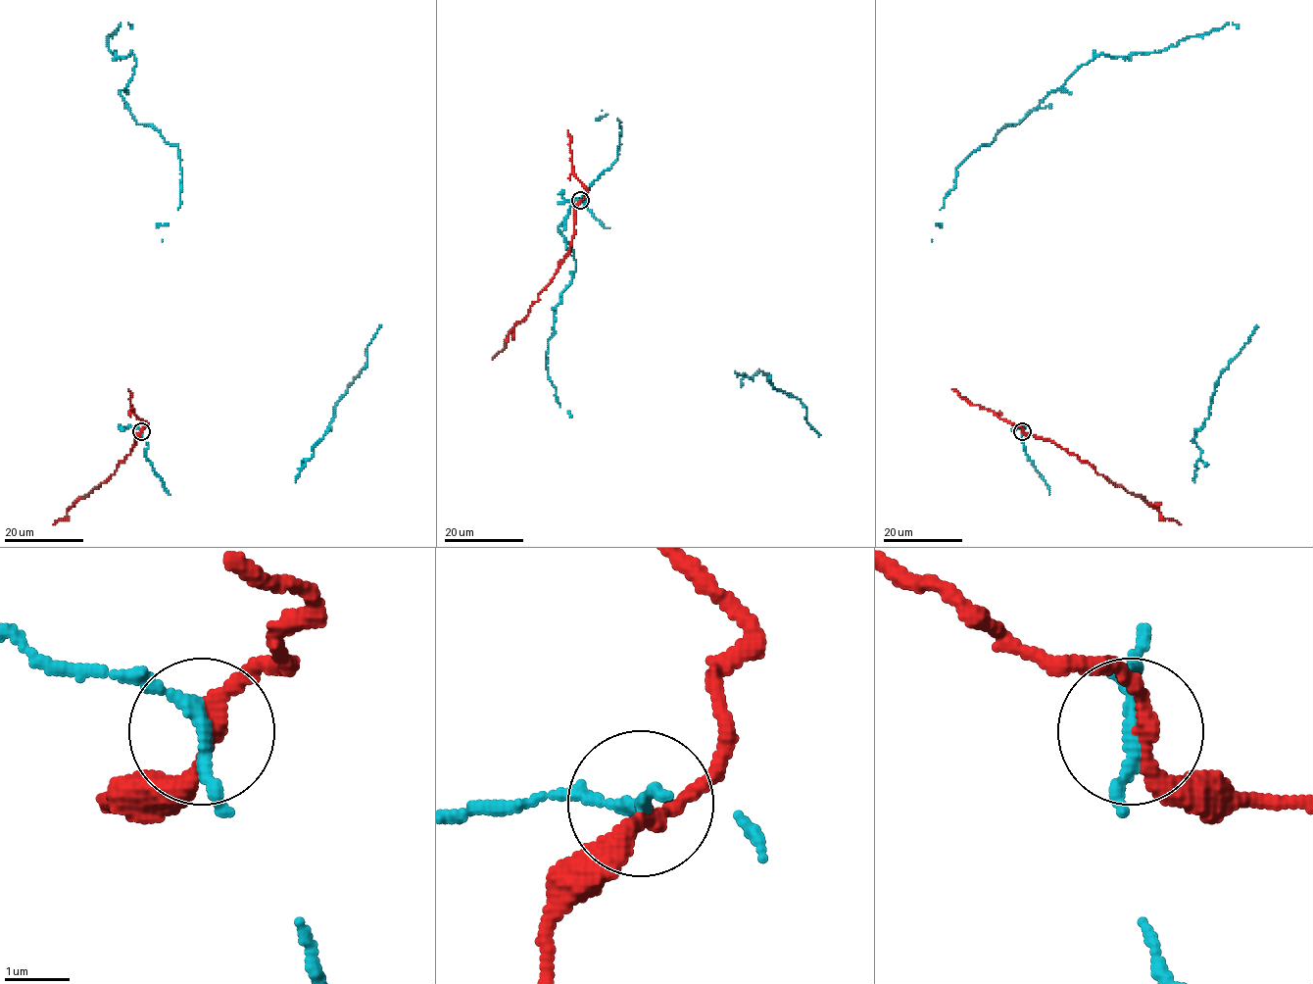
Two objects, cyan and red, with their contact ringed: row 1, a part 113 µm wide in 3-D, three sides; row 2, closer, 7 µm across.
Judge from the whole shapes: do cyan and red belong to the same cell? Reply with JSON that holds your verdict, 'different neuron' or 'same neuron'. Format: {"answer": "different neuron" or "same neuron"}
{"answer": "different neuron"}

